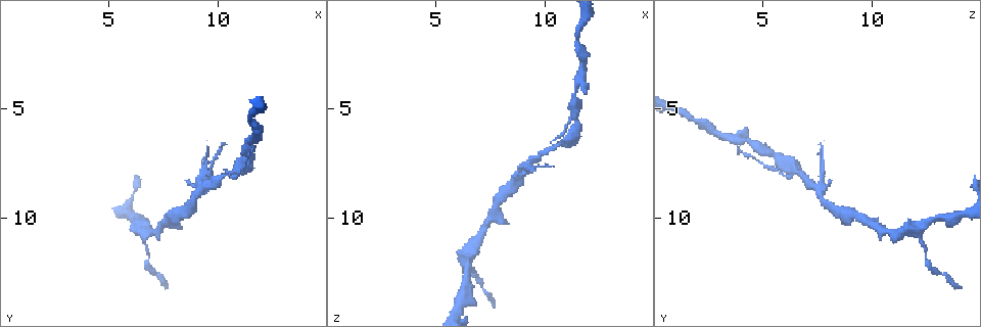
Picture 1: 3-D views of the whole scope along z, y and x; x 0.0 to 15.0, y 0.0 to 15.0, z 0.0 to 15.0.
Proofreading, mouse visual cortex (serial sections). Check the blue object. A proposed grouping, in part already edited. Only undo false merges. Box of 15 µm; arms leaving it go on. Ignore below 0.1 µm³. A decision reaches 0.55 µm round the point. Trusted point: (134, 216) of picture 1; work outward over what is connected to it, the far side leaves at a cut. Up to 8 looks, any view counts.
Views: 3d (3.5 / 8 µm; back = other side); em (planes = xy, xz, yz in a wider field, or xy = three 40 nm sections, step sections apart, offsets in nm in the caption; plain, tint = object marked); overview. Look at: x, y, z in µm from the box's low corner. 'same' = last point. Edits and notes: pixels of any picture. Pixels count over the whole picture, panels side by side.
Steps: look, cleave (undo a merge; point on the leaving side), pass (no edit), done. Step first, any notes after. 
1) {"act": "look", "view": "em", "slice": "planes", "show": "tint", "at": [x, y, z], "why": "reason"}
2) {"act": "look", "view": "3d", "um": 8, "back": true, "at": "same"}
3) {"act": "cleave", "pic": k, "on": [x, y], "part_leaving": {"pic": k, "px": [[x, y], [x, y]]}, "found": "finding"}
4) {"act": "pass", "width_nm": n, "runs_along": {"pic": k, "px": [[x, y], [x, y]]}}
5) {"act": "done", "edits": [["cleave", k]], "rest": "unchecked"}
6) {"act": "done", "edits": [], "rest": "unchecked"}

{"act": "look", "view": "3d", "um": 3.5, "at": [9.1, 8.7, 7.6], "why": "branch point"}

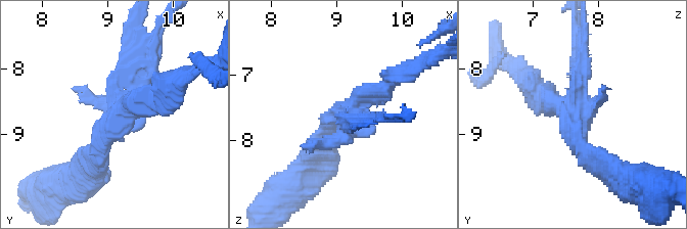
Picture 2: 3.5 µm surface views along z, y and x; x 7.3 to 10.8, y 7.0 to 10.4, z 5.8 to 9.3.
{"act": "look", "view": "em", "slice": "xy", "step": 5, "show": "tint", "at": [9.05, 8.85, 7.55], "why": "need the tissue"}

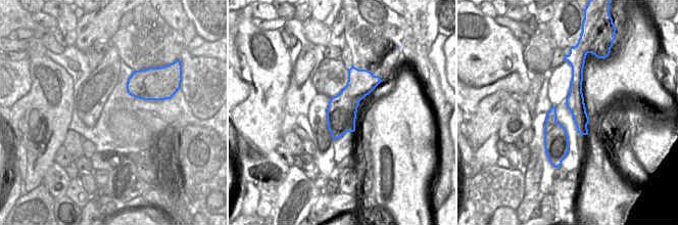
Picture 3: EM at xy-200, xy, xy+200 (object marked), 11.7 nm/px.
{"act": "pass", "runs_along": {"pic": 3, "px": [[576, 71], [576, 105], [585, 132]]}, "found": "one cell here"}

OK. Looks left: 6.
{"act": "look", "view": "3d", "um": 3.5, "at": [10.8, 7.8, 6.7], "why": "calibre changes"}

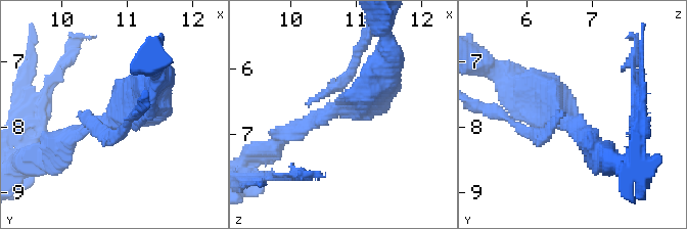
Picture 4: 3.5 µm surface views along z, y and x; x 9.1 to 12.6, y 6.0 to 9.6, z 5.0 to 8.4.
{"act": "look", "view": "em", "slice": "xy", "step": 3, "show": "tint", "at": [10.85, 7.85, 6.60], "why": "need the tissue"}

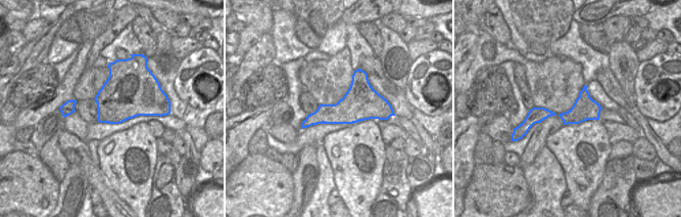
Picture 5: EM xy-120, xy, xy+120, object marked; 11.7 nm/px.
{"act": "pass", "arm_widths_nm": [250, 500], "runs_along": {"pic": 4, "px": [[288, 132], [363, 96], [379, 64]]}, "found": "one cell here"}

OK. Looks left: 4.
{"act": "look", "view": "3d", "um": 3.5, "at": [11.4, 6.5, 4.2], "why": "thin neck"}

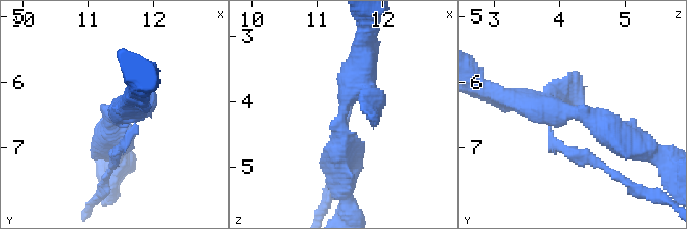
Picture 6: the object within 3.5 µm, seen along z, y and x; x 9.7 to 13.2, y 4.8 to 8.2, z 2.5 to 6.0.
{"act": "look", "view": "em", "slice": "xy", "step": 2, "show": "tint", "at": [11.40, 6.45, 4.20]}

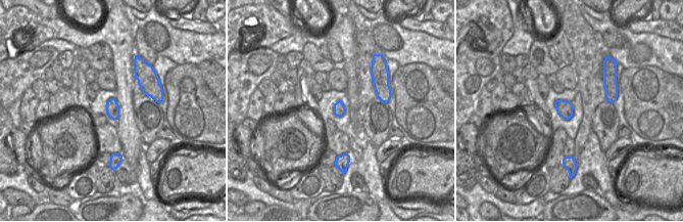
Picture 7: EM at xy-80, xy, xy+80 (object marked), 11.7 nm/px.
{"act": "pass", "width_nm": 140, "runs_along": {"pic": 6, "px": [[629, 145], [587, 115], [510, 98]]}, "found": "one cell here"}

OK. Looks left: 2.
{"act": "done", "edits": [], "rest": "unchecked"}

